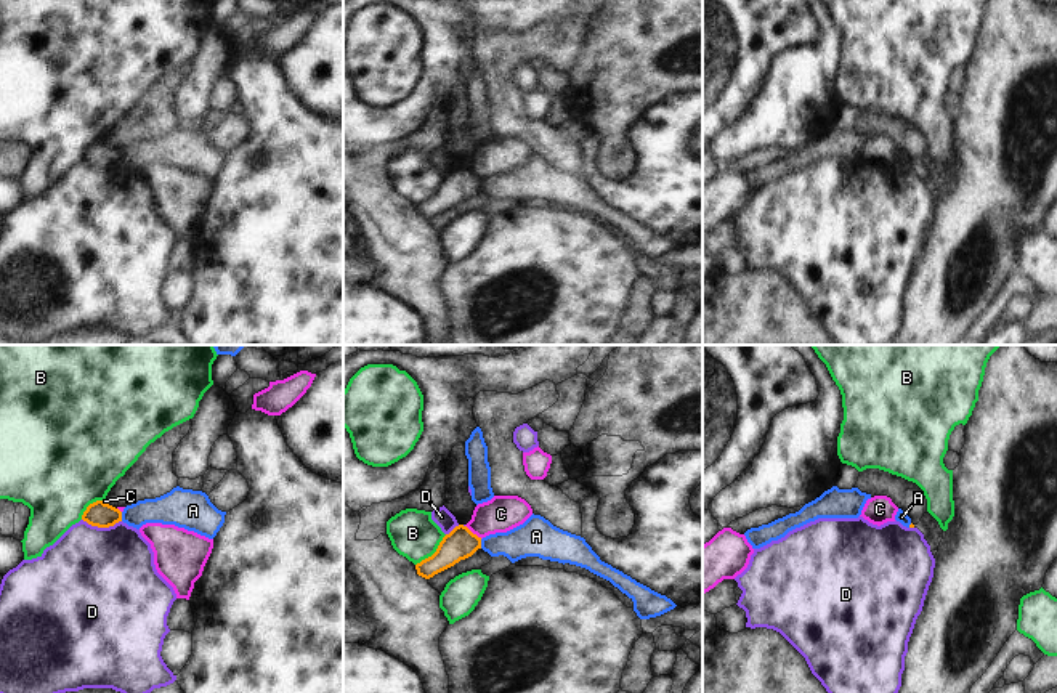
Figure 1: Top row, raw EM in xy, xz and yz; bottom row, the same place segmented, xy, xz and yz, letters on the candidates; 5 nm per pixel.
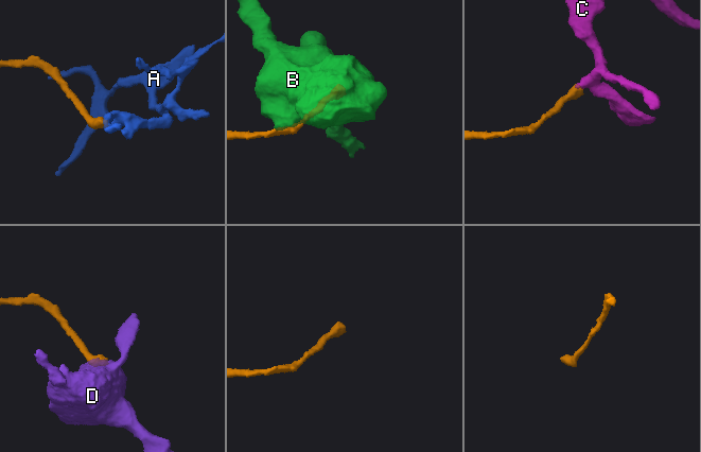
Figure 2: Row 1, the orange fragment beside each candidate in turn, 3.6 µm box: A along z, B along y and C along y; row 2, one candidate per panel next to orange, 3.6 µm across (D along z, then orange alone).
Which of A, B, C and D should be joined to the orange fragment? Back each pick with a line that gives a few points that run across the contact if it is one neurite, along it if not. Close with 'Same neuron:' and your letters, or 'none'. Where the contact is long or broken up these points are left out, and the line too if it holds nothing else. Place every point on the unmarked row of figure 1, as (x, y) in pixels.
Same neuron: none

